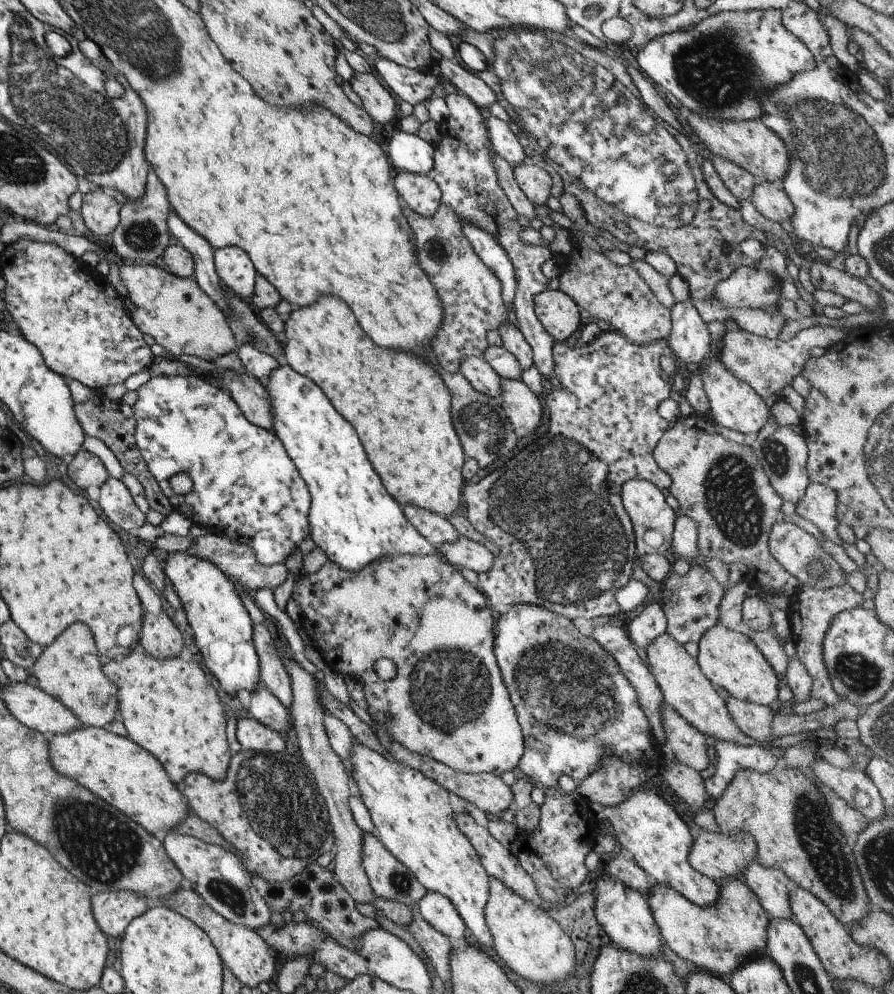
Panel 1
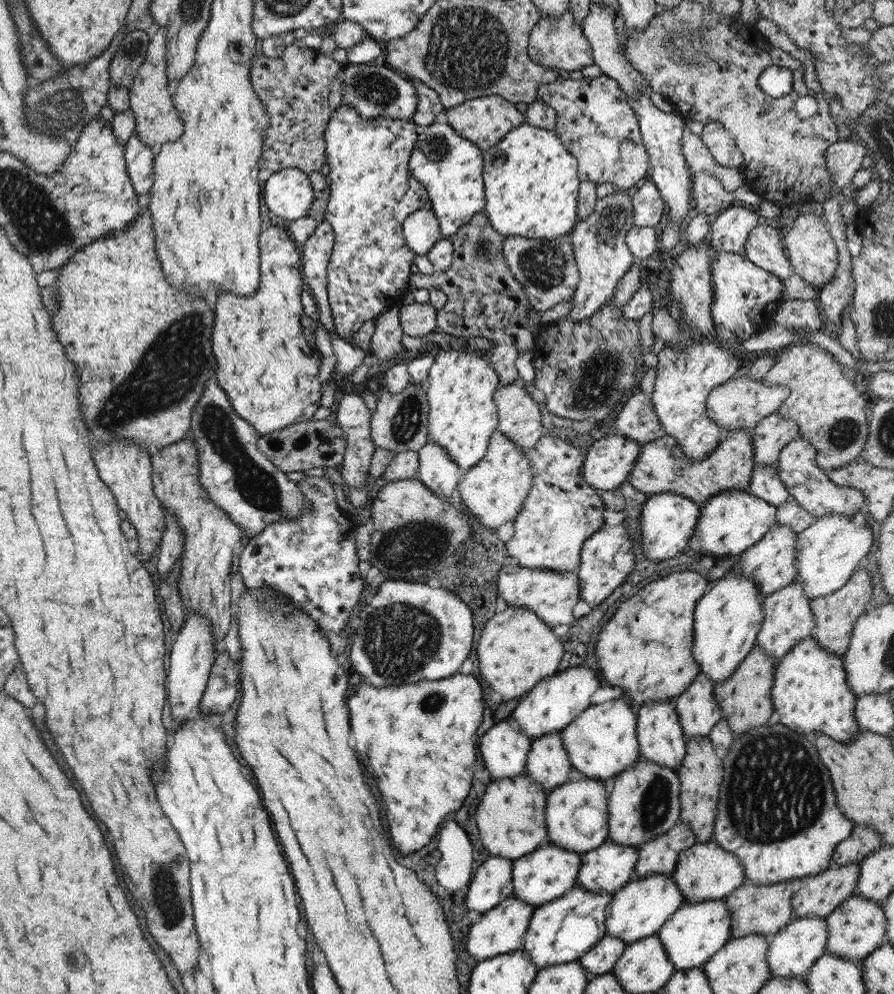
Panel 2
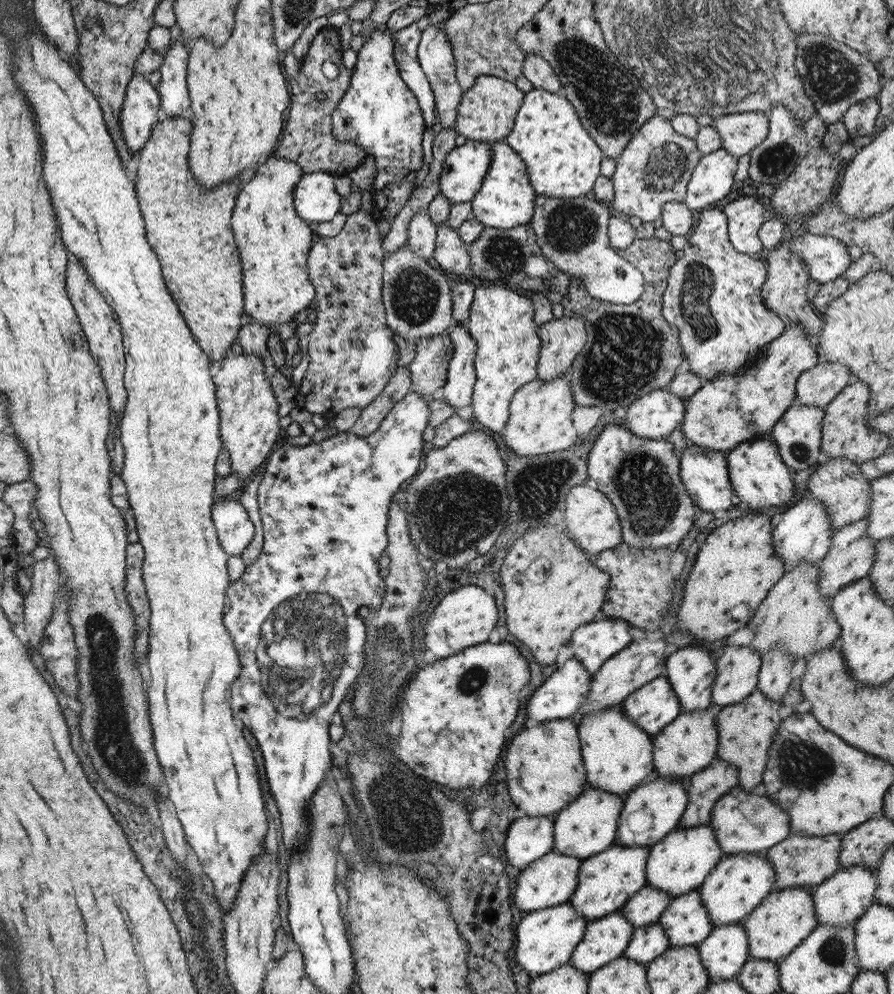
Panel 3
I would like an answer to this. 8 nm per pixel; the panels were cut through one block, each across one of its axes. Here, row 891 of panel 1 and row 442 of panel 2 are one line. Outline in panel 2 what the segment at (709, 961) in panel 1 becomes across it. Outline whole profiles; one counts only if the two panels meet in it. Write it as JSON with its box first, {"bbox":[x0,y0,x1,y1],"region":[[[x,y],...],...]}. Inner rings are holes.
{"bbox":[628,429,754,506],"region":[[[740,429],[723,435],[717,447],[701,461],[689,461],[666,434],[640,448],[628,482],[647,498],[662,493],[676,493],[701,506],[710,497],[726,490],[745,490],[752,475],[754,456],[751,431]]]}

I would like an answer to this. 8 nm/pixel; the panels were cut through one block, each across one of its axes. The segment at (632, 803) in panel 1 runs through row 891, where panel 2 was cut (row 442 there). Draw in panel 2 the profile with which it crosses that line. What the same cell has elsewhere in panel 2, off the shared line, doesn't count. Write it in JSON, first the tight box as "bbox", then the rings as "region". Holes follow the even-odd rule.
{"bbox":[651,335,744,461],"region":[[[712,335],[689,338],[683,342],[681,350],[673,350],[665,343],[656,355],[655,379],[651,392],[651,406],[659,420],[662,434],[670,437],[684,455],[685,459],[701,461],[713,451],[723,438],[723,434],[715,422],[711,422],[705,414],[706,396],[719,384],[729,380],[744,369],[741,353],[735,353],[729,346],[721,346]]]}

